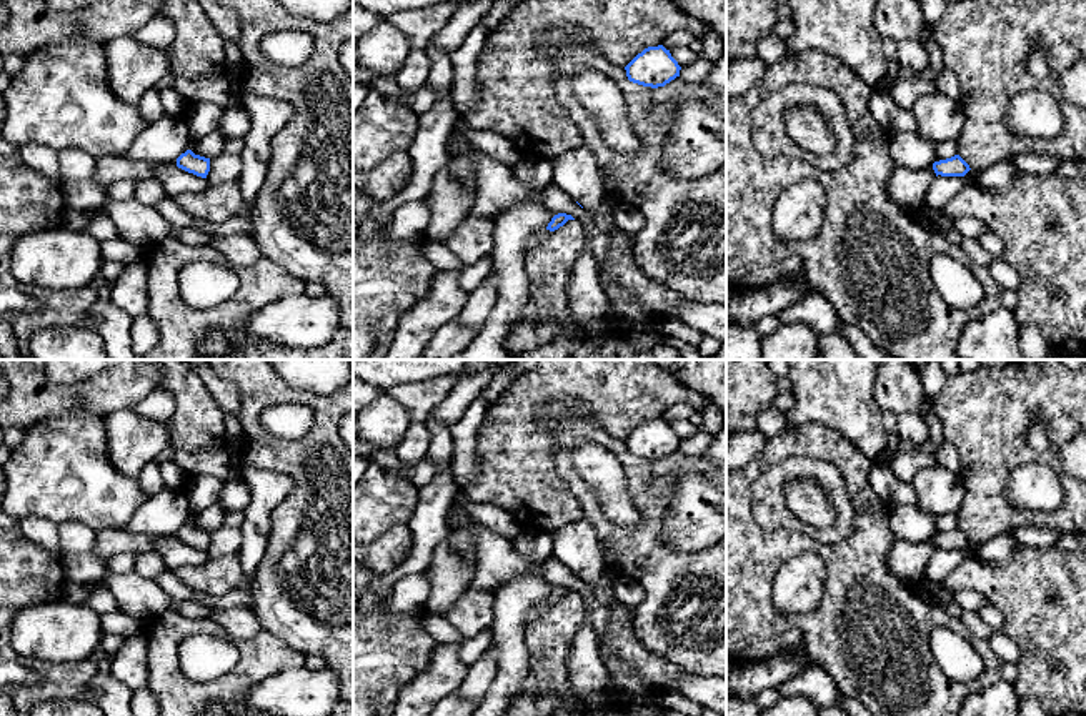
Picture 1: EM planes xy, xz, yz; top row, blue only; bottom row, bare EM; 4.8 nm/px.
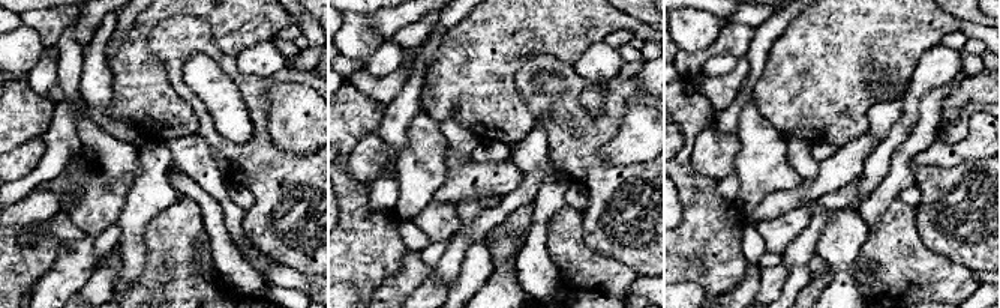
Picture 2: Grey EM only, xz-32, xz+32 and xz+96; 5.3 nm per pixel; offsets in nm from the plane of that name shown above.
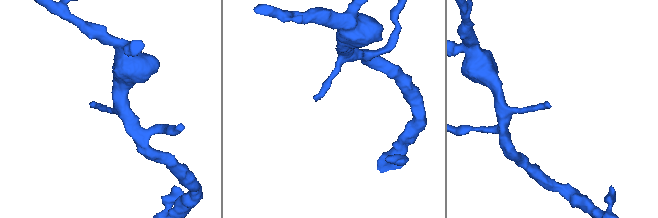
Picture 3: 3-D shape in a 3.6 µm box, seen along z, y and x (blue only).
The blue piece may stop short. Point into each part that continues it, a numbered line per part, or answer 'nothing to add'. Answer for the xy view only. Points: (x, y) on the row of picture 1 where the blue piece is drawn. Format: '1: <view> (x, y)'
nothing to add

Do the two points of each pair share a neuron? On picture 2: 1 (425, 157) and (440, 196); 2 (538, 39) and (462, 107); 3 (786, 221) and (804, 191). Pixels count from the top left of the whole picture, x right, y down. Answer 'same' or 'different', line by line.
1: different
2: same
3: different

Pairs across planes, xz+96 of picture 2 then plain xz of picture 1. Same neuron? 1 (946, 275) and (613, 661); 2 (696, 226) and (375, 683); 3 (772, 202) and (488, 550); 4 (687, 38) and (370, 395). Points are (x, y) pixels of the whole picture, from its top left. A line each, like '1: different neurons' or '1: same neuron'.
1: different neurons
2: same neuron
3: same neuron
4: different neurons

